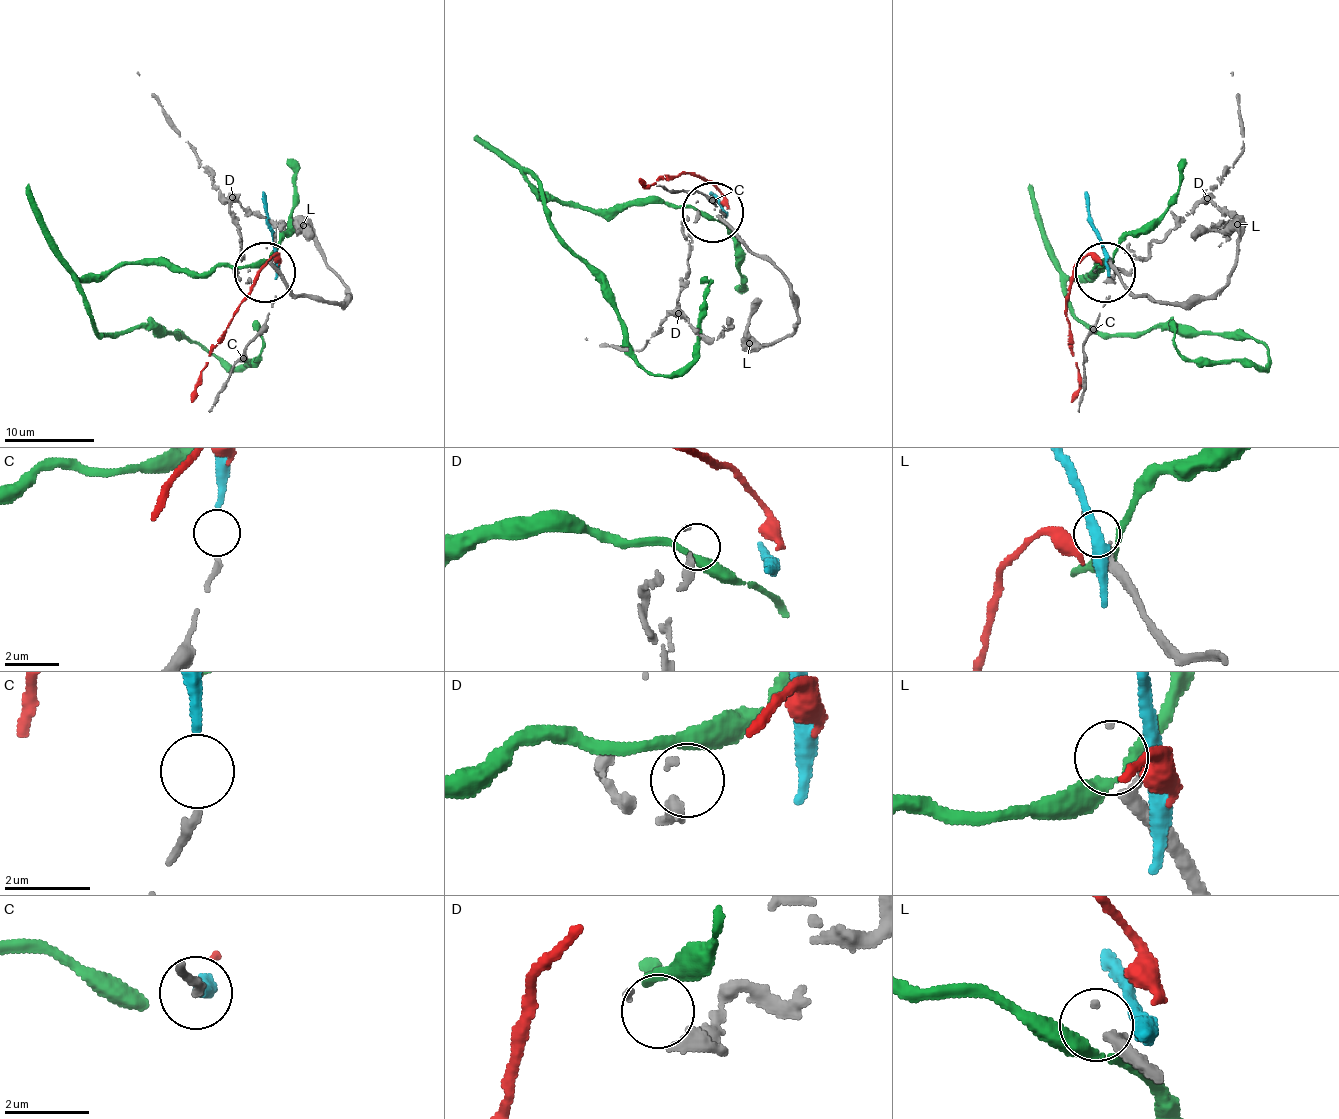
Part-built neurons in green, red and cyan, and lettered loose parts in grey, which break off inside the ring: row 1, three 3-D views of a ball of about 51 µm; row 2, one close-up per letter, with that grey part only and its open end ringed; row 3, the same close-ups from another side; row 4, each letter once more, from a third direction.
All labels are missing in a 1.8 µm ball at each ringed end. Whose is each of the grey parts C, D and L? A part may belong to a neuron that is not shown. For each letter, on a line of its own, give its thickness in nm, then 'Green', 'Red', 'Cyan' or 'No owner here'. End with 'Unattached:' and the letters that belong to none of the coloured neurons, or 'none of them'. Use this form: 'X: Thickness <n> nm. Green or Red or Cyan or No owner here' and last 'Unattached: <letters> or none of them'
C: Thickness 200 nm. Cyan
D: Thickness 400 nm. No owner here
L: Thickness 360 nm. No owner here
Unattached: D, L

